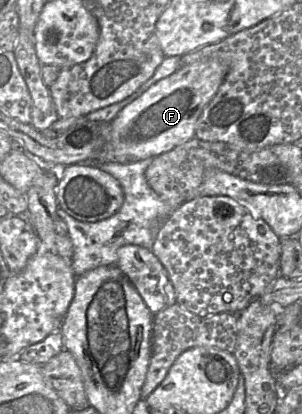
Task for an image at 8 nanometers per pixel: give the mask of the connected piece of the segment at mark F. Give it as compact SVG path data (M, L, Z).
M210 59L180 66L173 74L157 81L110 121L108 141L99 152L96 163L127 163L153 158L194 138L197 121L228 70L222 59Z

